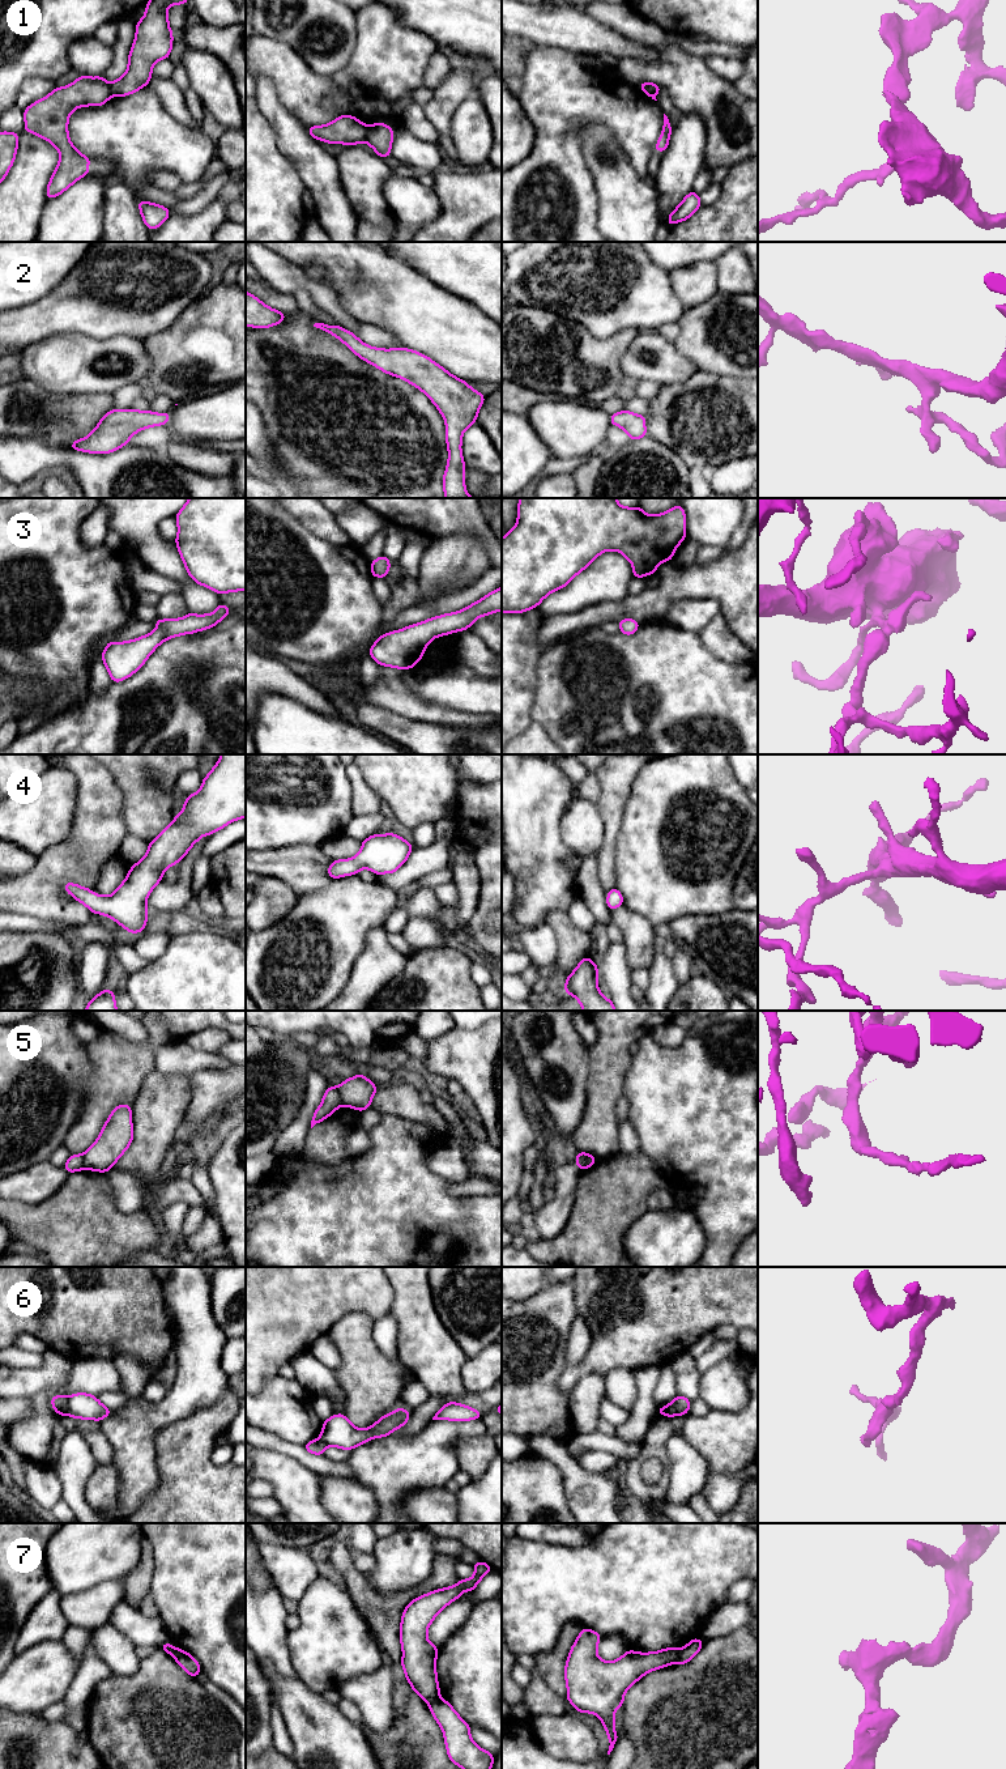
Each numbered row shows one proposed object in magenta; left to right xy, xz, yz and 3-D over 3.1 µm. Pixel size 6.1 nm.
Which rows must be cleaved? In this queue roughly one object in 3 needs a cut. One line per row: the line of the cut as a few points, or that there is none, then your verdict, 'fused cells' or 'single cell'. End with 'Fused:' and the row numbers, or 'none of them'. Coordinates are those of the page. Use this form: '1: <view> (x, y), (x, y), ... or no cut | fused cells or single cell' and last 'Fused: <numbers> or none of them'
1: xz (367, 127), (365, 140) | fused cells
2: no cut | single cell
3: no cut | single cell
4: no cut | single cell
5: xz (336, 1088), (341, 1104) | fused cells
6: xy (68, 1398), (65, 1414) | fused cells
7: yz (680, 1649), (674, 1662) | fused cells
Fused: 1, 5, 6, 7

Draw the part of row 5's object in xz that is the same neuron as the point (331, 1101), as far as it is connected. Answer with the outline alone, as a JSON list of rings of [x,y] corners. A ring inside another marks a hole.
[[[328,1087],[328,1089],[323,1096],[320,1106],[314,1113],[314,1117],[311,1120],[311,1128],[316,1123],[323,1122],[325,1118],[333,1114],[340,1106],[341,1106],[341,1098],[337,1088]]]

